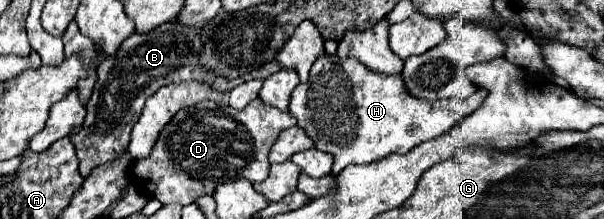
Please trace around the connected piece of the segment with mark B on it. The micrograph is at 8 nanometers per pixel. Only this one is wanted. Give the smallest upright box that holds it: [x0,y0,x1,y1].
[70,23,216,177]

